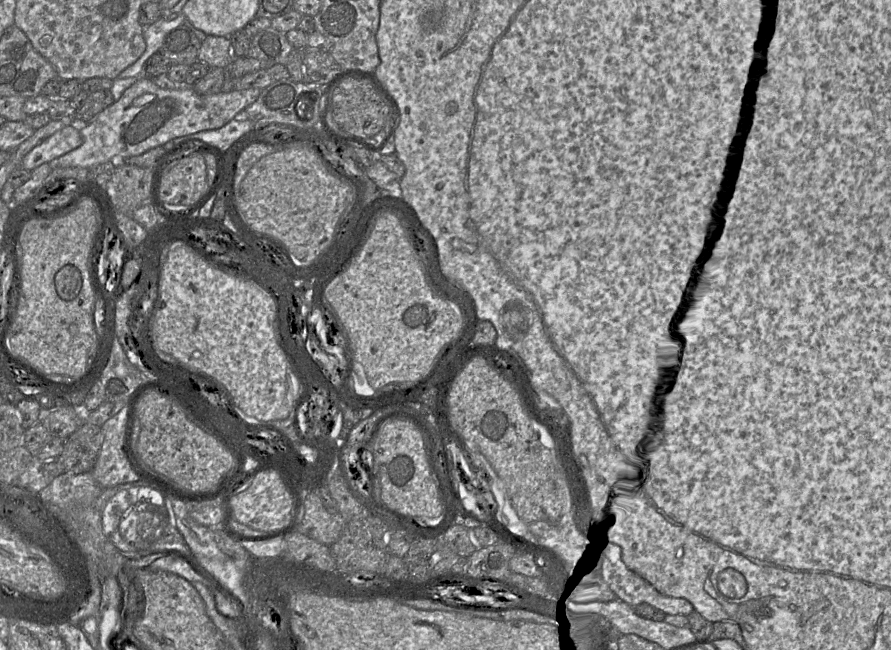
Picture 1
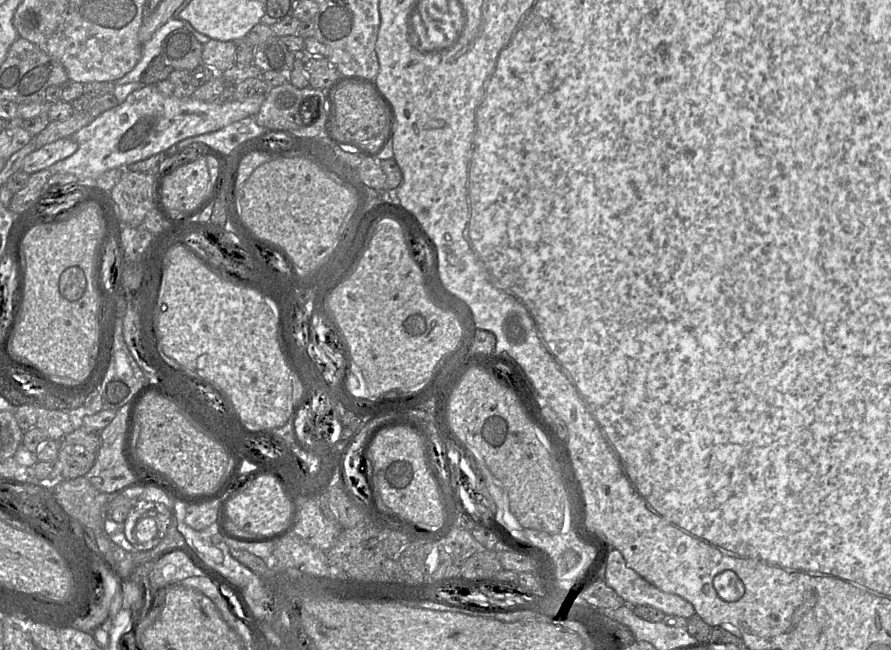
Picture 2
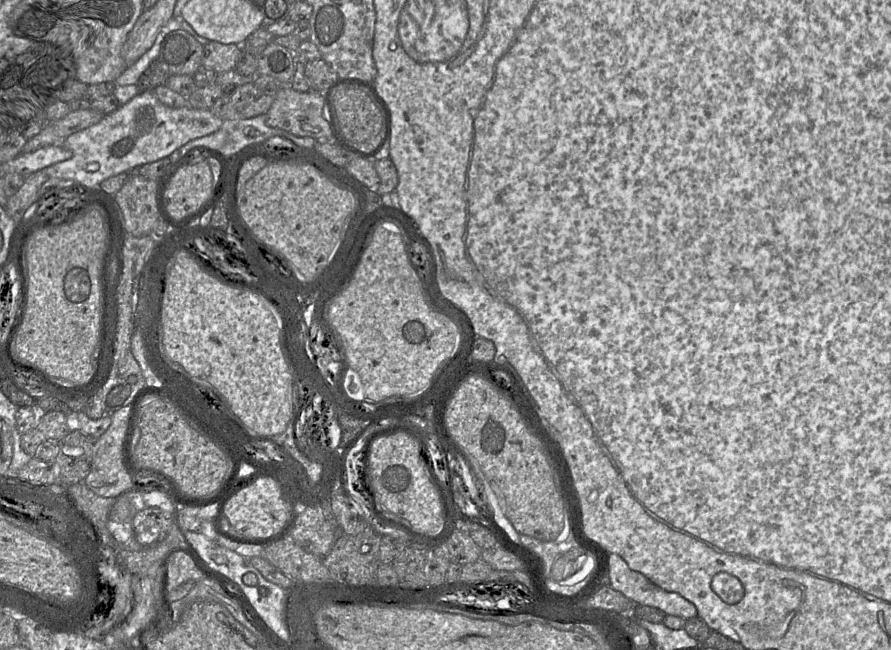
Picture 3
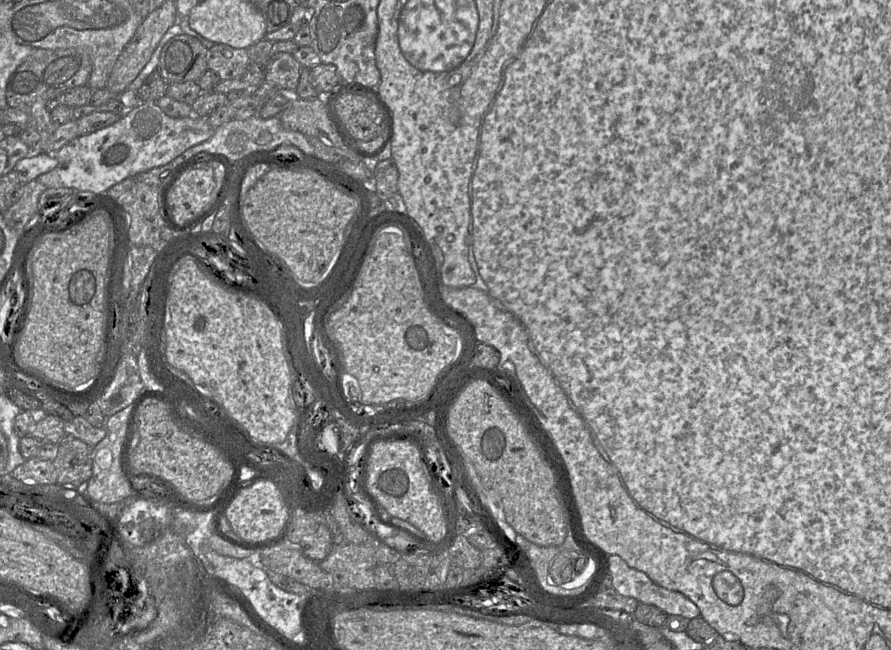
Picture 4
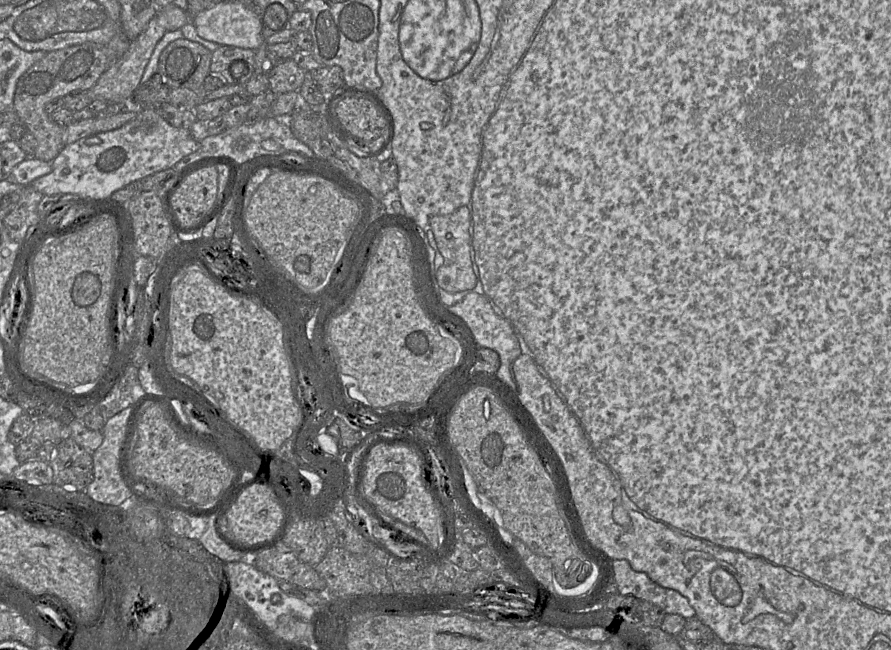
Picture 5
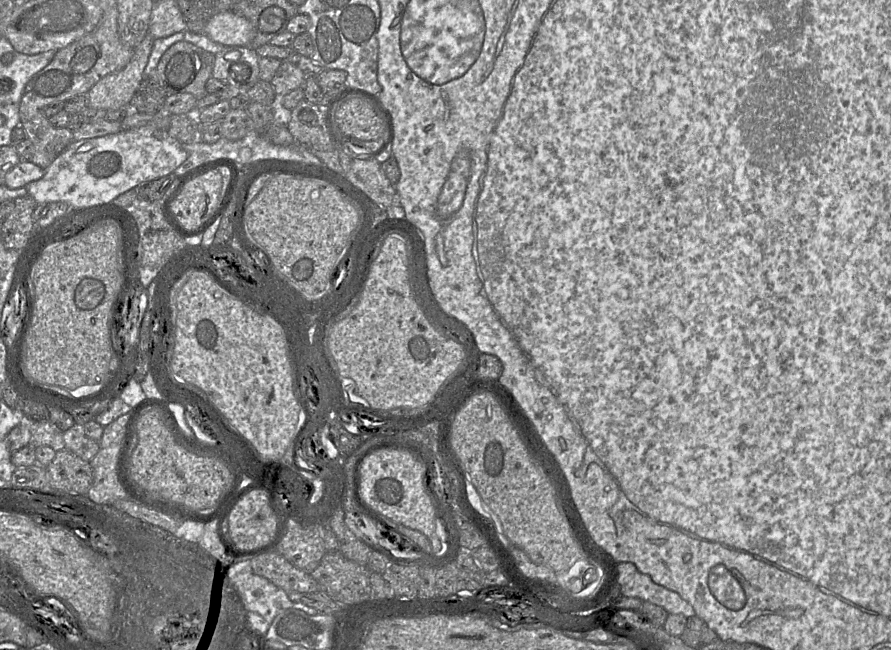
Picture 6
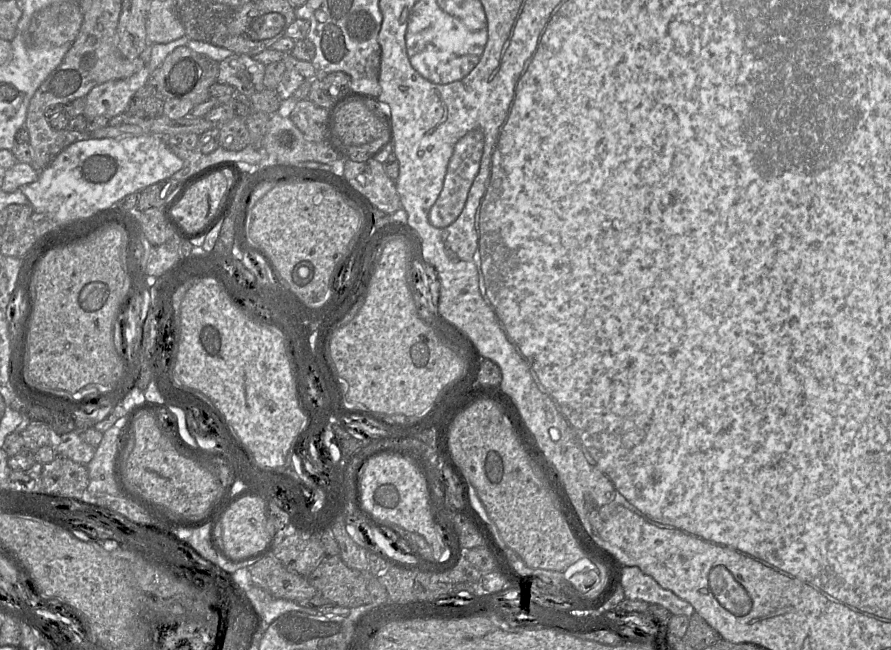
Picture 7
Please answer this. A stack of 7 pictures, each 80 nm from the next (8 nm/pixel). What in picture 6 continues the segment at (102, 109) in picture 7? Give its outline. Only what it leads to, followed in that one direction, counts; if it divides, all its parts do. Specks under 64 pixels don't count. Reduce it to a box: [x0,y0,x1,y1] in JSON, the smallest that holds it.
[87,34,154,110]

